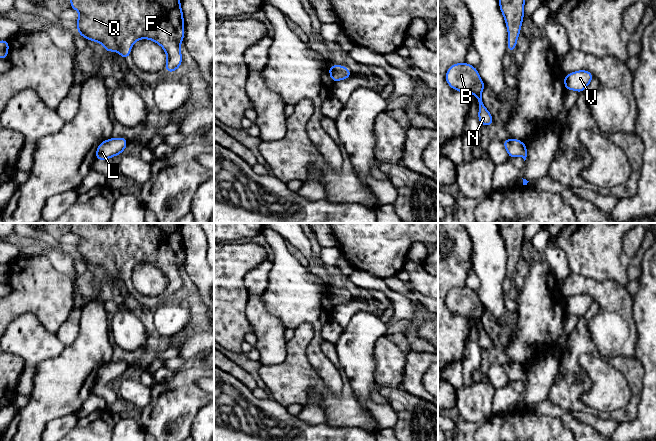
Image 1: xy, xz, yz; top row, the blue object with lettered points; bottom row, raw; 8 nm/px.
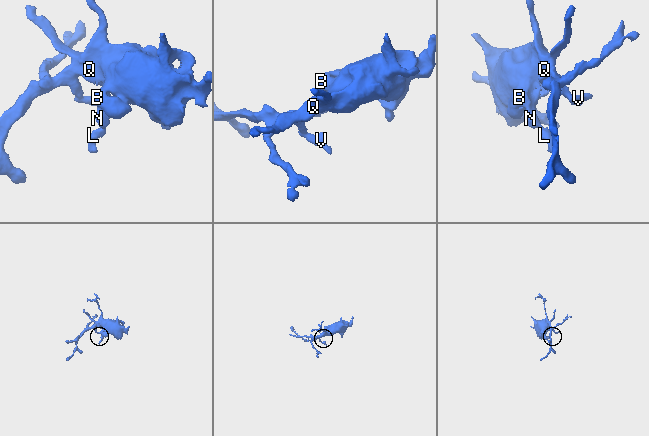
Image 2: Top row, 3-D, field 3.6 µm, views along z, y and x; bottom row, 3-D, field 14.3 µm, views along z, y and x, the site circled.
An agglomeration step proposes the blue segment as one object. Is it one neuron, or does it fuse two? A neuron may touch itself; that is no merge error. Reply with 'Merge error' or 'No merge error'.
No merge error

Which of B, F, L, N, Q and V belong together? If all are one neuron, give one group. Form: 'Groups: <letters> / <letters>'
Groups: B F L N Q V

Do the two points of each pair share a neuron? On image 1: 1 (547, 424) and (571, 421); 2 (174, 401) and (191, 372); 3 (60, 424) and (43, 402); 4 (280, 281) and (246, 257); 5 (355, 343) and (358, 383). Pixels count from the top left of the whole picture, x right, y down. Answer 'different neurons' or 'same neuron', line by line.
1: different neurons
2: same neuron
3: different neurons
4: different neurons
5: same neuron

